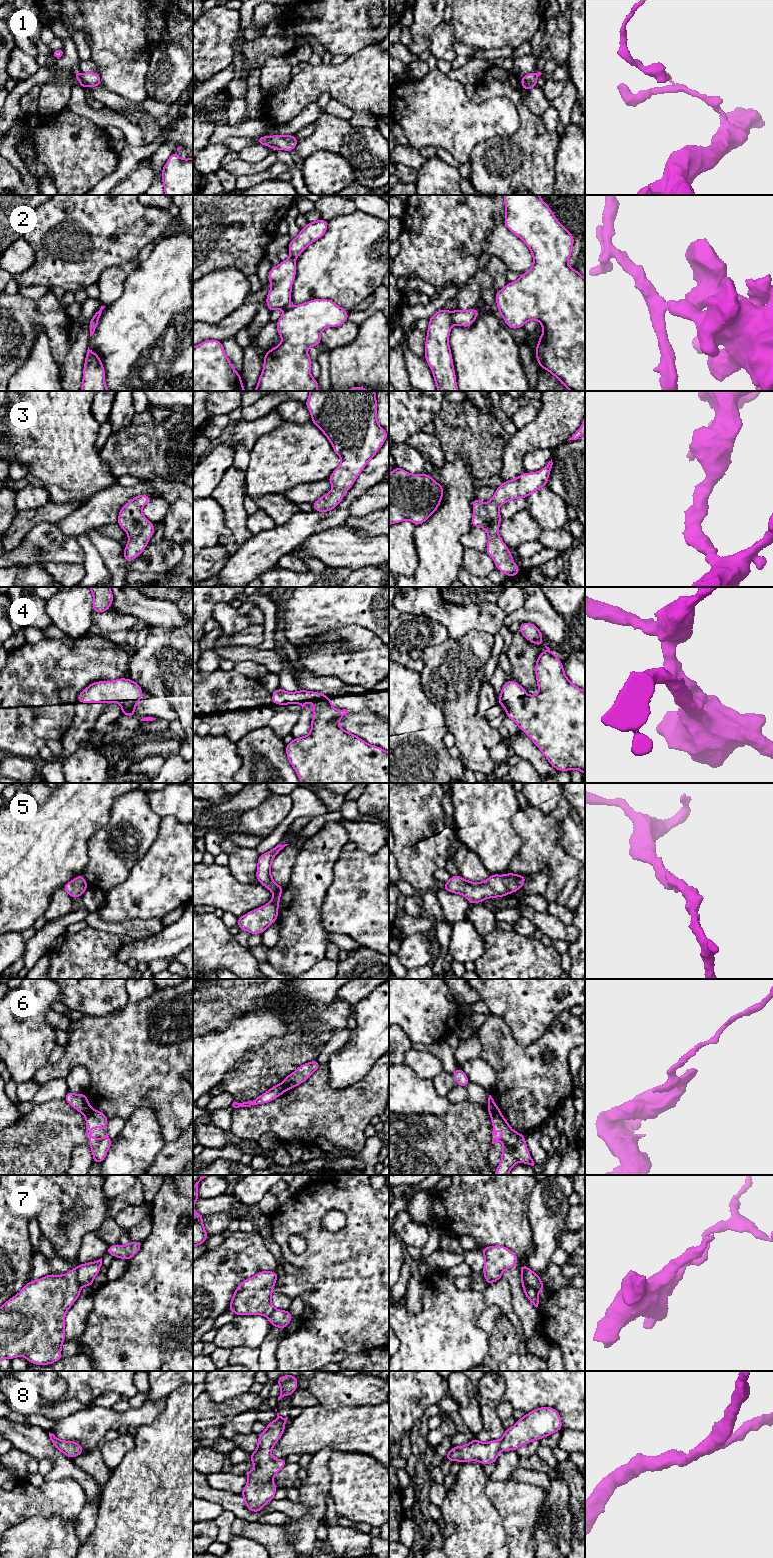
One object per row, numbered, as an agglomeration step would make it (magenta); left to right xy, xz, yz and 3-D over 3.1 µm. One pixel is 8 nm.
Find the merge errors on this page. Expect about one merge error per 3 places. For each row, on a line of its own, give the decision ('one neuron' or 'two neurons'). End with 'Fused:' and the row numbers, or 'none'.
1: two neurons
2: two neurons
3: one neuron
4: two neurons
5: one neuron
6: two neurons
7: two neurons
8: one neuron
Fused: 1, 2, 4, 6, 7

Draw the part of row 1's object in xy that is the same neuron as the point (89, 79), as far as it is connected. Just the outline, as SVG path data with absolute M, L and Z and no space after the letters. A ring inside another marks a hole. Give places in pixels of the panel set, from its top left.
M98 72L80 73L78 76L73 73L73 76L79 80L79 86L84 88L97 87L101 85L101 78Z

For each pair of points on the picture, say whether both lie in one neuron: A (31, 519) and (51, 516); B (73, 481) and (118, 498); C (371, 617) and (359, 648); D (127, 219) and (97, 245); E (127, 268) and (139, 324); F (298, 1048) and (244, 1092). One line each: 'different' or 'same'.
A: same
B: different
C: different
D: same
E: different
F: same

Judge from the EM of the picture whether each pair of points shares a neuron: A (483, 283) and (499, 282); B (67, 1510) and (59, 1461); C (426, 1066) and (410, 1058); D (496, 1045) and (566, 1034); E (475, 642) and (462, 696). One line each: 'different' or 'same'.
A: different
B: different
C: same
D: same
E: same

